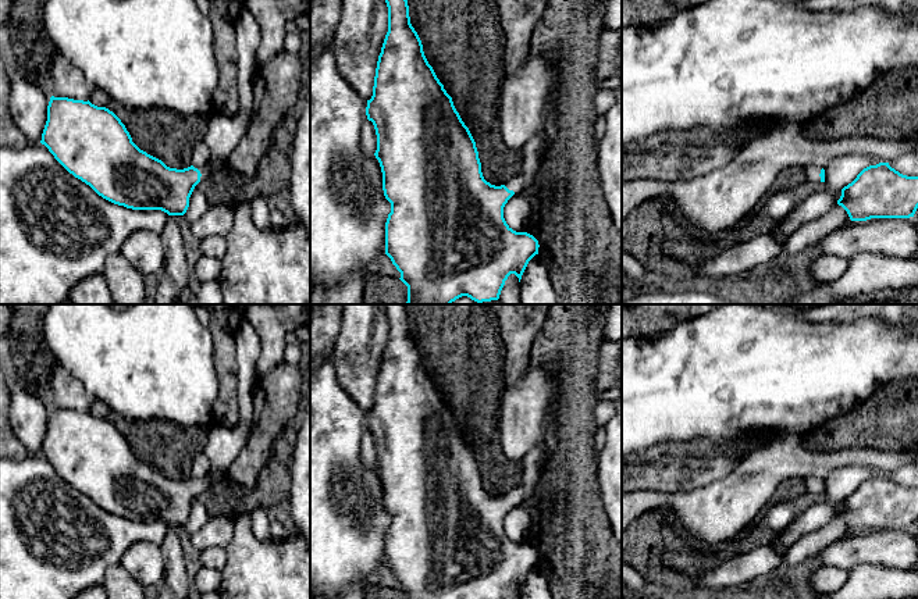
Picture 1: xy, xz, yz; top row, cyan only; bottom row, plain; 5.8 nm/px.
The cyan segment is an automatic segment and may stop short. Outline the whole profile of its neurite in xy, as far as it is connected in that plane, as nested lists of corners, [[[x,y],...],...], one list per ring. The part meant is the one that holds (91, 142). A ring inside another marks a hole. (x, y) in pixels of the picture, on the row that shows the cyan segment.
[[[51,96],[40,143],[70,174],[89,185],[103,199],[132,210],[161,210],[168,215],[184,215],[195,186],[220,170],[210,163],[200,168],[167,167],[132,142],[125,125],[113,111],[89,100]]]

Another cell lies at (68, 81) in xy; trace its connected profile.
[[[57,53],[50,67],[49,92],[54,97],[68,97],[88,101],[95,85],[90,83],[83,72]]]

